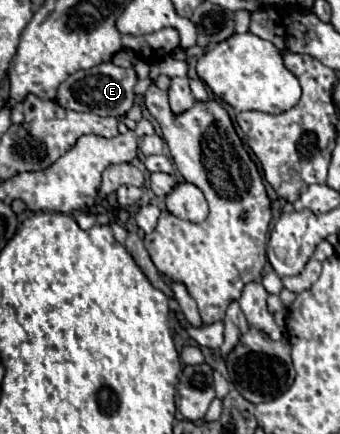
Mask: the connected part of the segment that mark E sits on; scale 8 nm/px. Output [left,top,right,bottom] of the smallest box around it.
[56,62,138,118]

